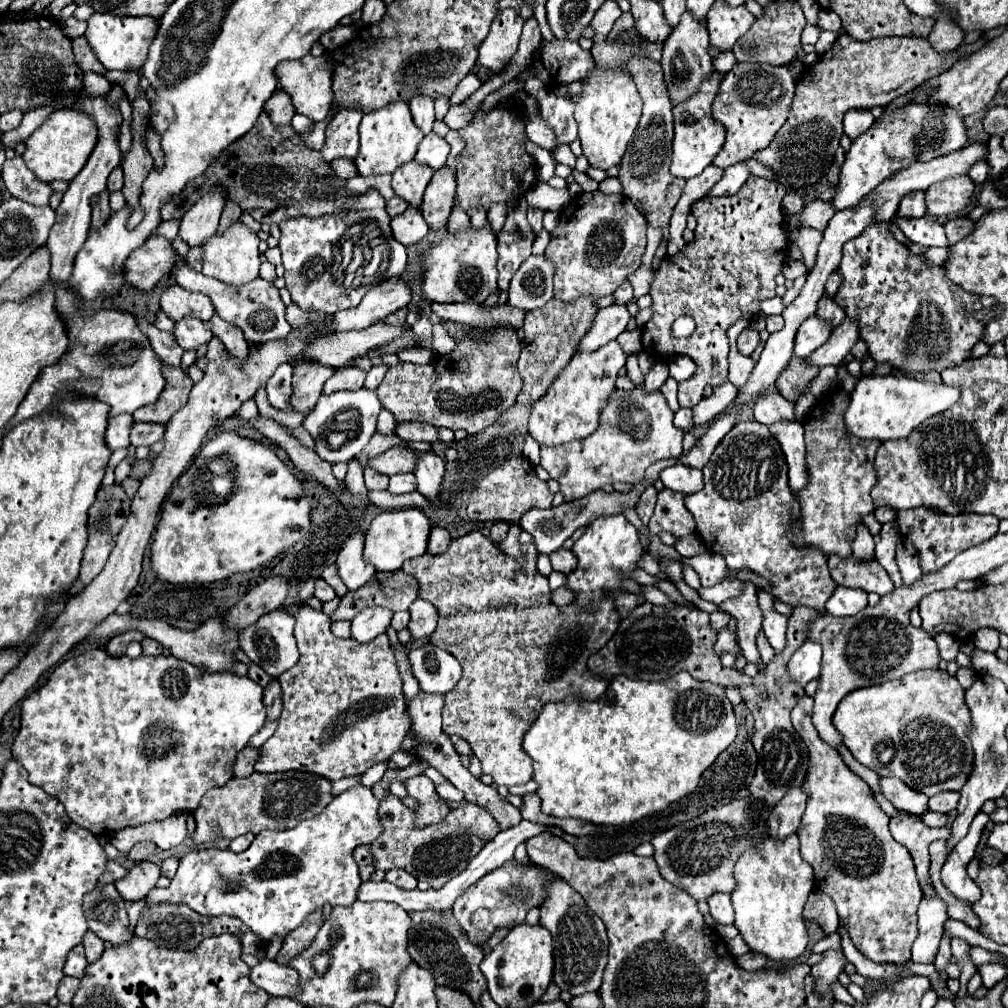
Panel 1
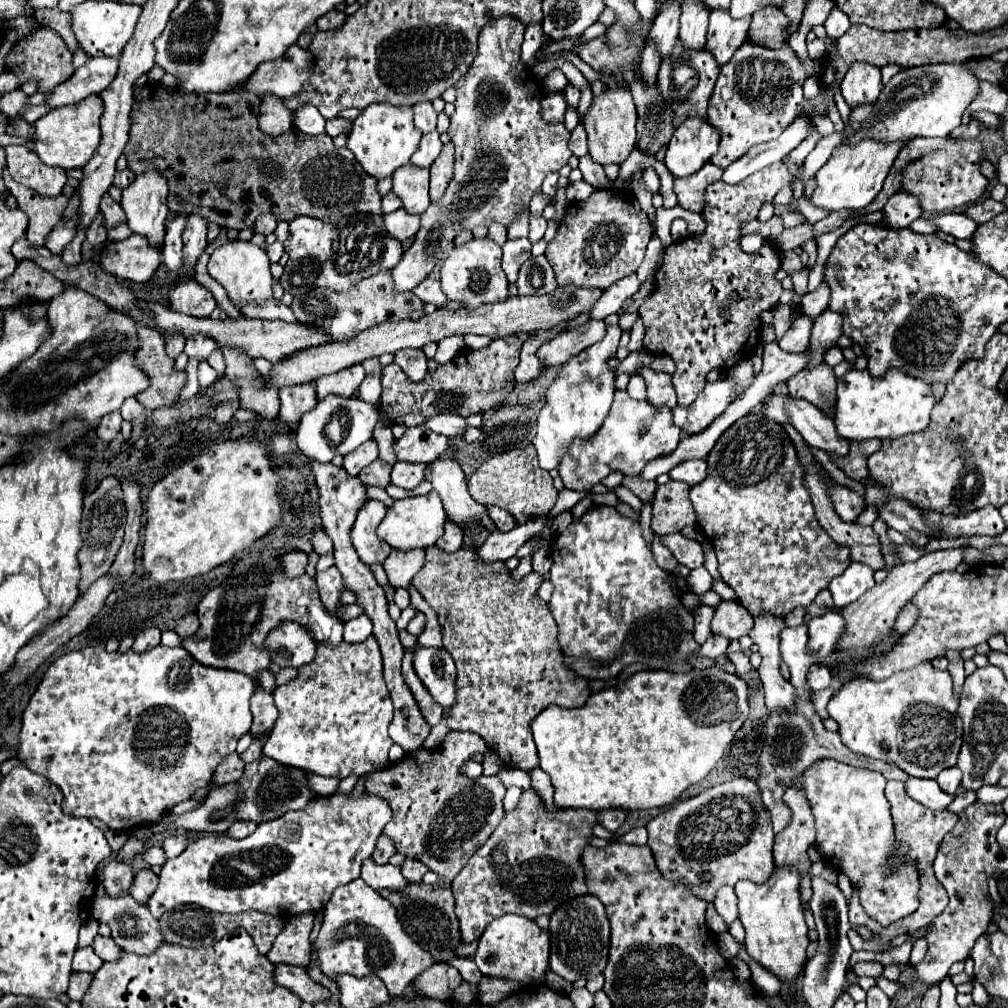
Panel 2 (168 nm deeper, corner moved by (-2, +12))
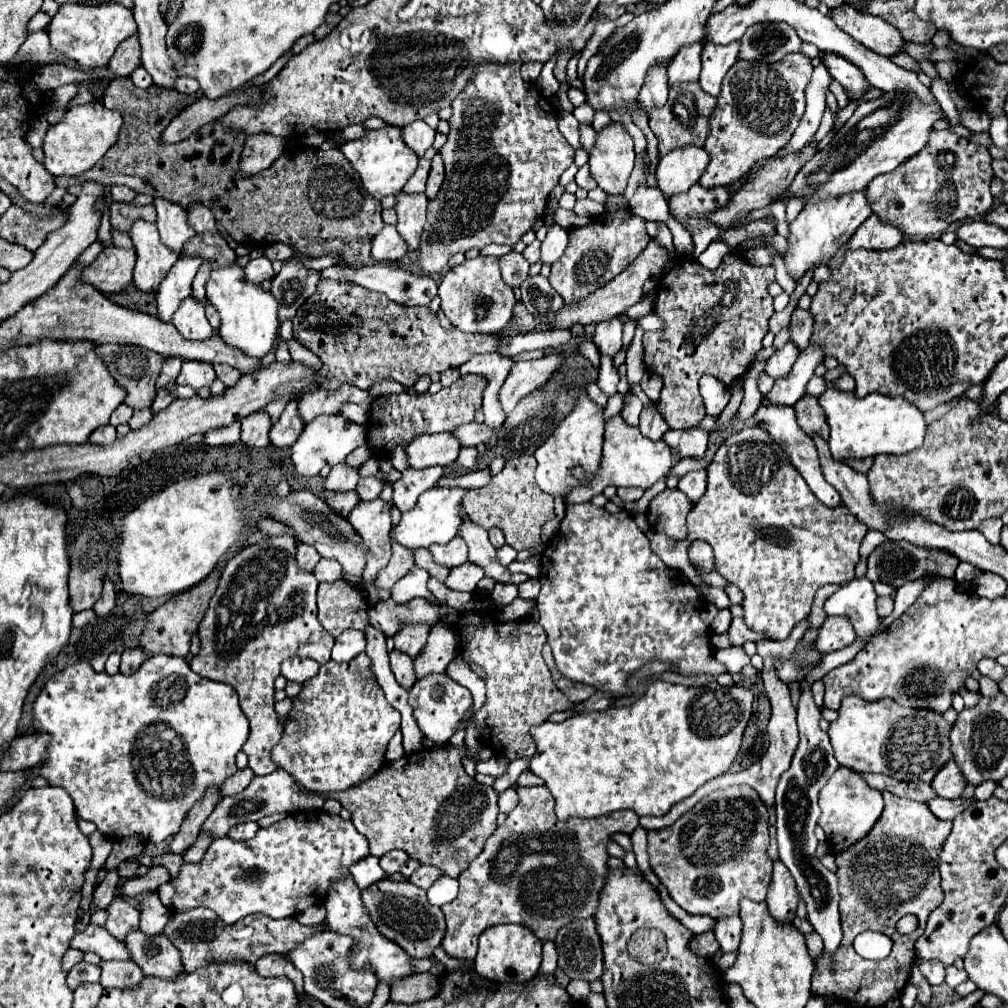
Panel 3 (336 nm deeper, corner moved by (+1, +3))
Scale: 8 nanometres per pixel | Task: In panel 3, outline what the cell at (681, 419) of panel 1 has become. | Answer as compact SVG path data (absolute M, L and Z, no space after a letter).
M690 427L682 431L666 431L662 437L680 457L700 457L708 449L710 431L702 427Z

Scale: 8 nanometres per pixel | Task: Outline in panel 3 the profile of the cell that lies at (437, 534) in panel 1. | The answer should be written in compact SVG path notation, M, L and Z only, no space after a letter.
M454 537L446 545L432 545L430 551L434 555L434 561L440 561L440 565L446 565L446 567L458 567L468 559L466 543L460 537Z

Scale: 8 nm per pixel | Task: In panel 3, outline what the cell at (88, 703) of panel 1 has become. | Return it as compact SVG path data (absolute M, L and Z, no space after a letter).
M154 655L150 659L146 659L140 669L132 675L108 675L108 673L96 673L92 669L90 663L82 661L76 665L70 665L66 669L62 669L60 673L56 673L52 679L46 681L42 693L38 695L36 703L34 703L34 711L32 711L32 721L34 721L34 731L36 733L46 733L50 735L48 741L48 749L46 749L46 761L38 767L40 777L44 777L48 781L48 785L62 785L68 795L74 801L76 807L76 815L80 819L92 821L100 833L104 833L106 837L128 837L128 835L140 835L144 841L152 841L152 843L160 843L166 837L178 833L182 819L186 817L186 813L192 809L194 801L198 801L198 797L202 797L202 793L210 787L210 785L222 785L222 781L226 781L226 777L236 773L236 753L242 749L242 745L246 743L248 737L248 721L238 705L238 693L226 685L226 683L216 683L204 677L198 677L190 665L186 663L186 659L182 657L166 657L166 655Z

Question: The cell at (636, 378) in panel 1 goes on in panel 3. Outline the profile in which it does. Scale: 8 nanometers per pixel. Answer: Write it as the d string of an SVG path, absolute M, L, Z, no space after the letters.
M650 403L644 411L642 411L642 415L640 415L640 431L648 437L648 439L662 439L662 435L670 429L668 427L668 423L664 421L664 417L660 415L660 411L658 411L658 407L656 407L656 403Z

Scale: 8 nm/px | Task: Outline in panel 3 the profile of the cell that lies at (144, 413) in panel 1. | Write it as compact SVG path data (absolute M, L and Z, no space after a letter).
M98 345L98 355L104 359L114 379L128 391L124 403L132 409L152 409L152 403L156 399L156 379L160 375L164 357L138 345Z

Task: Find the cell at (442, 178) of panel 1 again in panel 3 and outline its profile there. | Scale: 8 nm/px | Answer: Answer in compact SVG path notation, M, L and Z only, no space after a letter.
M436 153L434 159L432 159L432 169L430 169L428 183L426 183L426 197L428 199L436 197L436 193L442 187L442 181L444 181L444 163L442 163L442 157Z

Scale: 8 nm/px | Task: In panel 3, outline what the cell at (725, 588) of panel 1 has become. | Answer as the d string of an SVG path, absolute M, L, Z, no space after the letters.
M758 425L730 433L706 471L708 489L688 513L688 539L670 541L664 533L648 531L652 549L666 565L682 571L694 585L702 585L702 579L691 566L687 550L692 539L704 539L714 549L716 571L726 581L736 585L744 595L742 609L746 625L770 639L784 639L796 623L808 617L814 593L822 585L842 585L854 579L854 565L860 557L860 543L868 529L846 507L826 509L826 505L822 505L814 493L810 493L806 481L788 461L788 455L782 451L782 447Z

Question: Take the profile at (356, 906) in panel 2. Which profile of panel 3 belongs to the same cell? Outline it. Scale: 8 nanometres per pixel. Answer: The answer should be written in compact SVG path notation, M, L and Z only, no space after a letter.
M346 877L346 881L338 881L338 885L334 885L334 889L330 889L330 893L326 897L326 927L338 935L350 935L356 941L356 945L352 947L352 953L350 953L350 963L354 969L364 971L366 963L368 963L372 973L376 975L376 979L386 985L392 985L396 979L404 979L404 977L416 973L410 963L410 955L400 945L386 939L378 931L368 909L362 905L360 889L352 877Z

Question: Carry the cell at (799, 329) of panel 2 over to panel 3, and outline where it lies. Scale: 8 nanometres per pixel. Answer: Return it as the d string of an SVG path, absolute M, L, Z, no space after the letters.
M788 341L782 349L774 351L774 355L768 359L768 363L766 363L766 373L772 375L774 379L784 377L786 373L790 373L794 361L798 359L798 353L800 353L800 349Z

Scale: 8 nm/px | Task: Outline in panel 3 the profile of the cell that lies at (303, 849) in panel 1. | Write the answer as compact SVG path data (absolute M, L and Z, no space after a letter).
M322 809L292 813L286 819L282 819L278 825L260 829L256 837L252 837L250 841L232 841L230 837L214 839L200 863L182 863L180 873L170 879L174 887L172 907L176 913L182 913L194 907L208 907L226 925L232 925L238 919L252 913L262 913L272 919L296 917L304 913L308 907L324 905L328 889L338 879L348 877L350 867L368 855L370 855L368 841L364 835L356 831L352 821L346 821L340 815L330 815Z

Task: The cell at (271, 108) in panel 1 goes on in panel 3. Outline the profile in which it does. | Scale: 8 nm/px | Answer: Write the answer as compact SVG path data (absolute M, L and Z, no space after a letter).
M256 133L248 137L240 161L242 175L254 175L268 169L282 155L284 145L284 137L274 137L270 133Z

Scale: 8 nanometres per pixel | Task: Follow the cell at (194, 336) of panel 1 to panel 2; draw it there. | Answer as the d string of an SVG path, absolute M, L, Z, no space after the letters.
M195 336L189 338L185 344L185 354L187 358L195 358L197 362L207 362L207 358L211 356L211 352L217 348L217 344L213 340L209 340L207 336Z

